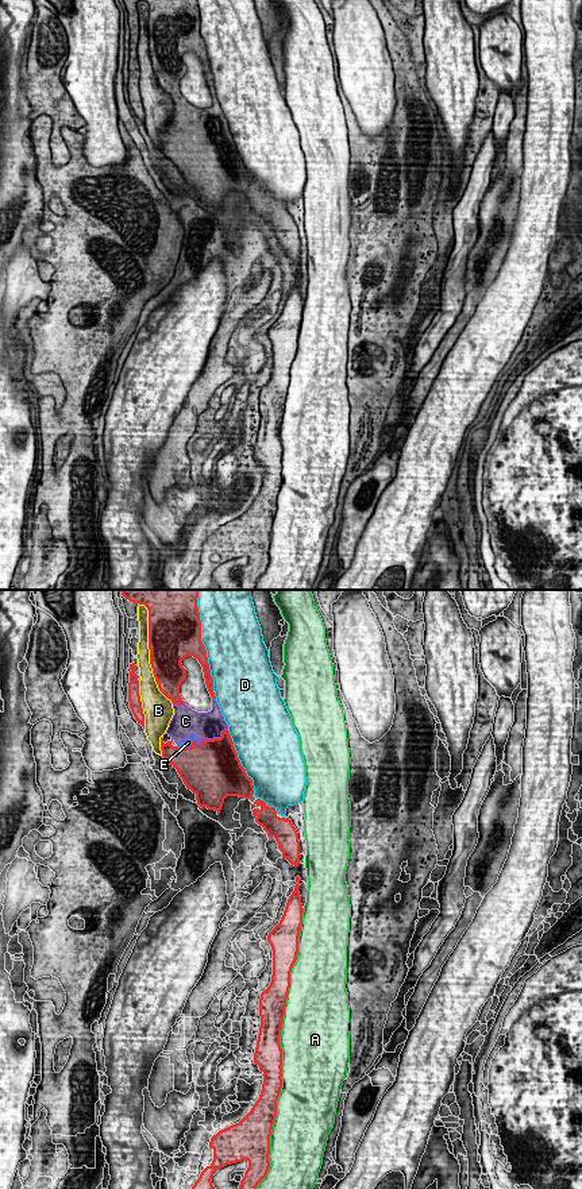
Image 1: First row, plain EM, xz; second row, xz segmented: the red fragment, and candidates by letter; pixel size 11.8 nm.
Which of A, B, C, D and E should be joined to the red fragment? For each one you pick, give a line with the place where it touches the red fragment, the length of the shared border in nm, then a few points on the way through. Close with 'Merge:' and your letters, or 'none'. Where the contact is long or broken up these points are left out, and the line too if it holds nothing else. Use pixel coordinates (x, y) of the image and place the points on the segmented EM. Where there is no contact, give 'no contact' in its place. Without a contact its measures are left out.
C: contact xz (214, 738); length 380 nm
E: contact xz (192, 744); length 240 nm
Merge: C, E

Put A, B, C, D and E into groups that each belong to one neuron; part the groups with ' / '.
A / B / C E / D

